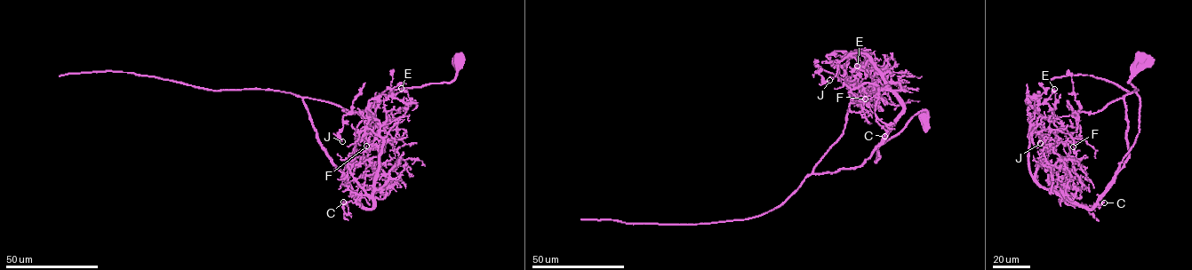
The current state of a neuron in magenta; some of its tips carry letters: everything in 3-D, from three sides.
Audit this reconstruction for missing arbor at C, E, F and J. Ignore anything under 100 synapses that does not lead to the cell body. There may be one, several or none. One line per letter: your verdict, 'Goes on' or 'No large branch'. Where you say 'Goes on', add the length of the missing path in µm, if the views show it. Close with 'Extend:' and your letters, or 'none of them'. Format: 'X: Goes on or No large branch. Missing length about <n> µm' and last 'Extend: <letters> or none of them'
C: No large branch
E: No large branch
F: No large branch
J: No large branch
Extend: none of them

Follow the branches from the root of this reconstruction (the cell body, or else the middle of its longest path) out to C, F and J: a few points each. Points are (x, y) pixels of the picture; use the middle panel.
C: (925, 116), (880, 145), (876, 162), (903, 109), (881, 90), (884, 136)
F: (925, 116), (880, 145), (876, 162), (903, 108), (870, 83), (850, 92), (865, 99)
J: (925, 116), (876, 162), (876, 147), (813, 173), (852, 101), (815, 72), (829, 80)

